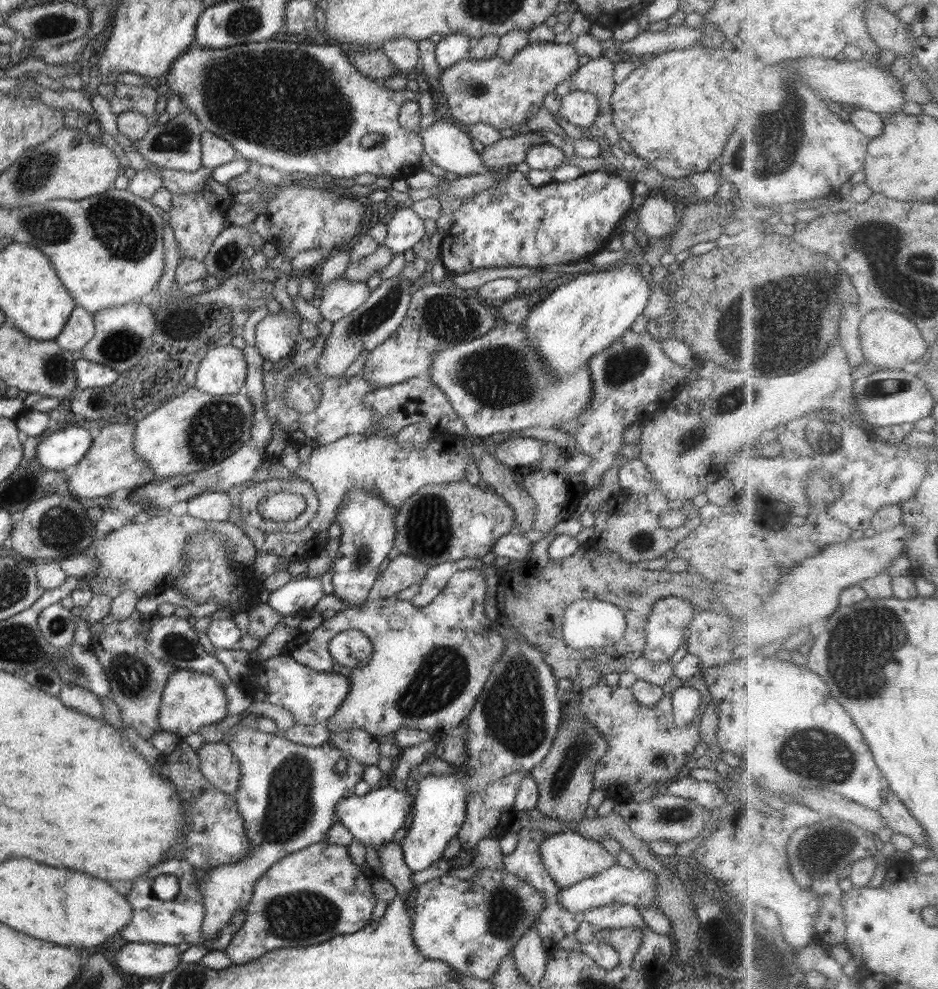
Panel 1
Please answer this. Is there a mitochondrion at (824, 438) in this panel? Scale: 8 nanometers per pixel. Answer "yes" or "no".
yes

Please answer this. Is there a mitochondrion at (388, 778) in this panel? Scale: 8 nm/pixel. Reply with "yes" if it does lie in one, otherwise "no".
no

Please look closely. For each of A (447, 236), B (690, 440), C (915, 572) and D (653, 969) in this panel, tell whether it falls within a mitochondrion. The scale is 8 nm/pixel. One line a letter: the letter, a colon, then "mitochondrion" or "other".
A: other
B: mitochondrion
C: other
D: other

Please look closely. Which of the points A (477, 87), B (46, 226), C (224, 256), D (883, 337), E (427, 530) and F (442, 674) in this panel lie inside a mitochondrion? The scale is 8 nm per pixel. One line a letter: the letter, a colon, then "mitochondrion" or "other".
A: mitochondrion
B: mitochondrion
C: mitochondrion
D: other
E: mitochondrion
F: mitochondrion

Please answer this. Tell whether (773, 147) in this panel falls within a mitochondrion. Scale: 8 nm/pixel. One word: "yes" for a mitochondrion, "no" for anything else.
yes

